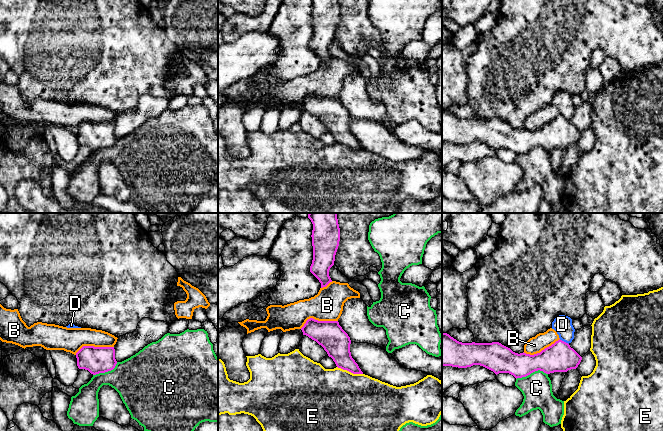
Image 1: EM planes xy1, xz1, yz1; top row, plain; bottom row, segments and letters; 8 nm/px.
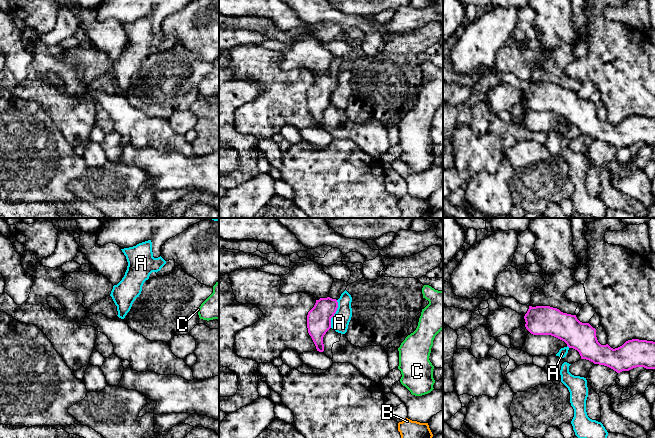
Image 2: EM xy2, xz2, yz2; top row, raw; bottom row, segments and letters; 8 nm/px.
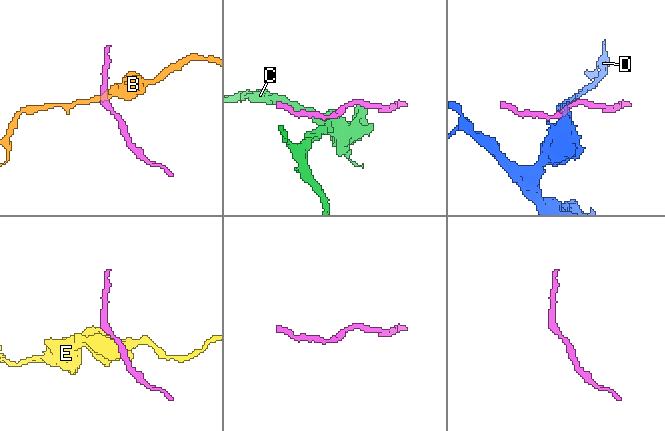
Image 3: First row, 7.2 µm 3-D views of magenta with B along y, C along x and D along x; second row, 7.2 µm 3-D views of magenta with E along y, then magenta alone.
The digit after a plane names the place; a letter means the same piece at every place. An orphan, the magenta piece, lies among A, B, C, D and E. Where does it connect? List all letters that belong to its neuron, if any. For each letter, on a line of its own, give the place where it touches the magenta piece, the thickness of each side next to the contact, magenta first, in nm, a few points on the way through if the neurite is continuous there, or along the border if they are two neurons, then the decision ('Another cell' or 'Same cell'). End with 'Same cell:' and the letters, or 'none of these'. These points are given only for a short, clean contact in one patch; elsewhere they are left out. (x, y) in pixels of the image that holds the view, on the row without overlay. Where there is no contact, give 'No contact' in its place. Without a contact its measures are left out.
A: Touches magenta at xz2 (334, 89). Thickness 190 nm (magenta) against 140 nm. Another cell
B: Touches magenta at xy1 (93, 122). Thickness 220 nm (magenta) against 190 nm. Boundary: xy1 (113, 122), (83, 122), (75, 130). Another cell
C: Touches magenta at yz1 (531, 148). Thickness 240 nm (magenta) against 240 nm. Another cell
D: Touches magenta at yz1 (563, 117). Thickness 240 nm (magenta) against 150 nm. Another cell
E: Touches magenta at xz1 (350, 147). Thickness 200 nm (magenta) against 480 nm. Another cell
Same cell: none of these

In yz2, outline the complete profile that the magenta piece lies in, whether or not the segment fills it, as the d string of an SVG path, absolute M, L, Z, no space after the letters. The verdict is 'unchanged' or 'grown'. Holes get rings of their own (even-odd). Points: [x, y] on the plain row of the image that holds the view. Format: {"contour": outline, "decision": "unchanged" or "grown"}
{"contour": "M443 55L443 83L455 83L471 88L477 87L482 77L494 74L500 83L510 84L524 92L525 103L533 111L551 111L564 117L569 124L577 126L581 135L586 135L594 140L607 142L617 149L629 147L636 143L655 145L655 118L632 115L626 117L618 124L611 124L608 120L601 121L596 113L596 105L589 99L580 98L576 91L561 88L550 82L527 82L520 80L513 73L504 73L496 68L481 67L475 74L462 74L453 69L450 59Z", "decision": "grown"}

